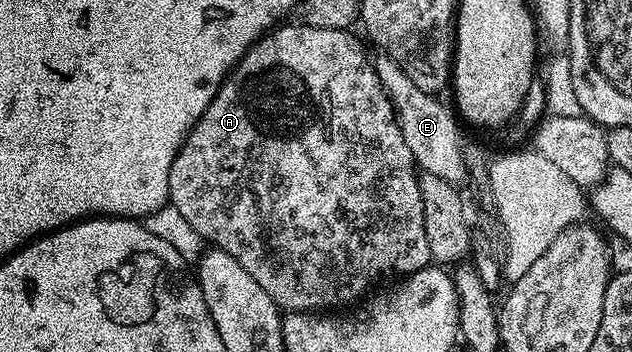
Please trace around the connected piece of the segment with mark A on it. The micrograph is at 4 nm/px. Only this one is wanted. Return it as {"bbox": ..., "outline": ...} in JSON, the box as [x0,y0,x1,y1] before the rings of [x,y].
{"bbox":[168,23,431,313],"outline":[[[292,23],[283,25],[274,28],[266,33],[261,40],[256,41],[244,53],[235,68],[230,71],[228,77],[221,82],[215,99],[211,99],[207,111],[203,111],[203,115],[197,120],[195,127],[187,135],[183,147],[175,155],[175,163],[171,163],[168,204],[173,205],[175,211],[180,211],[183,214],[183,219],[187,219],[187,223],[191,223],[191,227],[195,227],[195,231],[199,231],[199,235],[210,246],[227,251],[227,255],[231,255],[231,259],[235,259],[239,263],[239,267],[243,267],[243,271],[247,271],[247,275],[251,275],[251,279],[255,279],[255,283],[259,283],[259,287],[263,287],[263,291],[267,291],[267,295],[271,295],[271,299],[282,310],[294,313],[333,311],[336,310],[333,309],[336,305],[345,305],[348,301],[355,300],[360,293],[366,292],[365,294],[368,294],[370,290],[377,287],[372,287],[372,285],[377,285],[380,281],[386,280],[385,282],[388,282],[390,279],[400,279],[415,271],[424,269],[430,264],[431,258],[429,248],[427,247],[427,231],[423,231],[423,195],[419,191],[419,183],[417,182],[419,170],[411,155],[411,147],[407,147],[406,141],[403,140],[403,131],[397,122],[397,114],[393,112],[393,105],[389,102],[389,97],[385,94],[383,86],[381,86],[381,80],[377,74],[374,62],[371,60],[371,57],[369,61],[368,55],[361,50],[360,43],[352,37],[354,34],[347,29],[324,29],[323,27],[307,27],[306,25],[294,25]]]}

